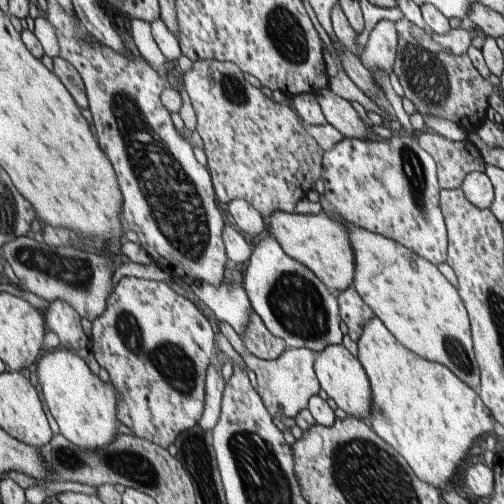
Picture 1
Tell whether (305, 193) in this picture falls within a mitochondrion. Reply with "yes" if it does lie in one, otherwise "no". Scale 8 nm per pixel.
no

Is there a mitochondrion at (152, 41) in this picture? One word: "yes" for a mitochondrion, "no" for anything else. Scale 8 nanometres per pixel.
no

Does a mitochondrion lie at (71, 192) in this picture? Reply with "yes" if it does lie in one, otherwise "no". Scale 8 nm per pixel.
no

